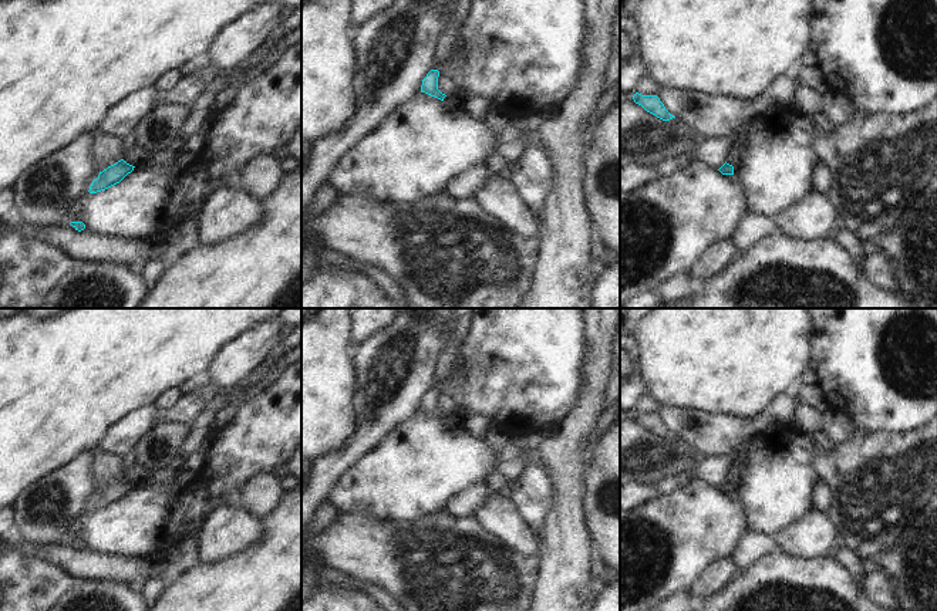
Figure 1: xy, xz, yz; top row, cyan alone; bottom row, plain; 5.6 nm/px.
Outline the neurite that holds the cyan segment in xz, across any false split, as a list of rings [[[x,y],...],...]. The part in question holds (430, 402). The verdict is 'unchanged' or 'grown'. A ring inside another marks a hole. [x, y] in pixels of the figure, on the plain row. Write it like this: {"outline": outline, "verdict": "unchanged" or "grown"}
{"outline": [[[431,388],[427,395],[422,398],[422,404],[421,404],[421,411],[425,411],[431,415],[435,415],[441,419],[444,419],[444,416],[446,415],[445,412],[442,412],[438,408],[438,395],[439,395],[439,389],[438,388]]], "verdict": "unchanged"}

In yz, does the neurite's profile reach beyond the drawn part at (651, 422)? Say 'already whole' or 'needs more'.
already whole

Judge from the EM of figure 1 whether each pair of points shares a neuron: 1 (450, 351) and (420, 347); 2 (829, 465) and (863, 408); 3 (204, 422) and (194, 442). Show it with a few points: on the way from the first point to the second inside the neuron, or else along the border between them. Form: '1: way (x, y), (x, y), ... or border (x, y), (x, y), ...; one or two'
1: border (435, 323), (444, 340), (445, 368); two
2: border (858, 426), (868, 432), (890, 434); two
3: way (202, 426), (196, 438); one

